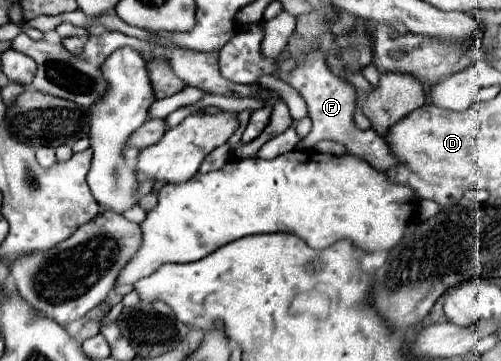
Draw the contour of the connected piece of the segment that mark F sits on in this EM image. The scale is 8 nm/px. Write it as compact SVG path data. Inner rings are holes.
M313 52L303 58L303 62L291 70L289 74L281 74L281 80L291 84L307 102L309 108L309 118L313 120L311 132L297 144L297 148L313 148L319 140L335 140L347 146L349 154L355 154L369 162L375 170L393 170L399 166L399 160L395 154L391 154L387 142L379 136L373 134L373 130L359 130L353 122L353 112L355 112L355 88L347 86L341 78L335 78L327 66L323 66L323 52Z

